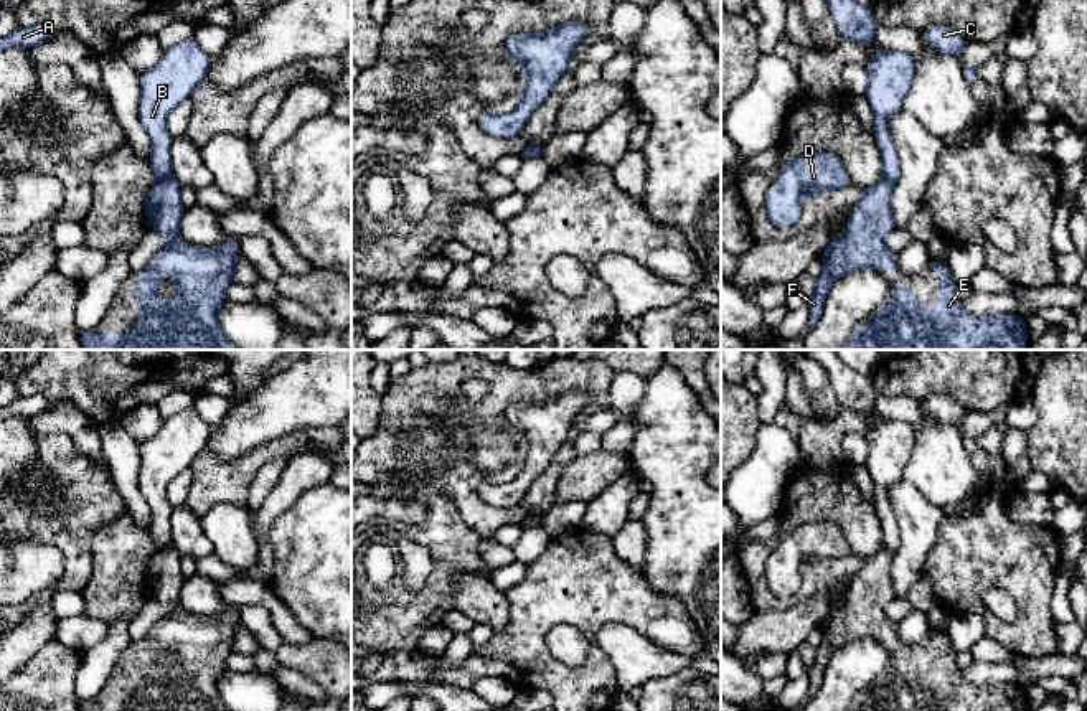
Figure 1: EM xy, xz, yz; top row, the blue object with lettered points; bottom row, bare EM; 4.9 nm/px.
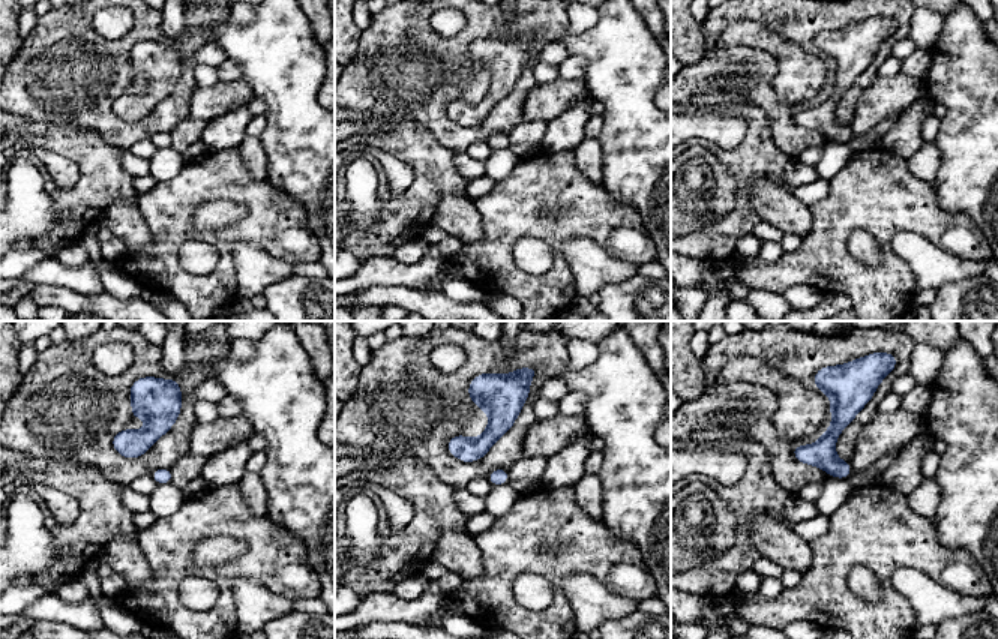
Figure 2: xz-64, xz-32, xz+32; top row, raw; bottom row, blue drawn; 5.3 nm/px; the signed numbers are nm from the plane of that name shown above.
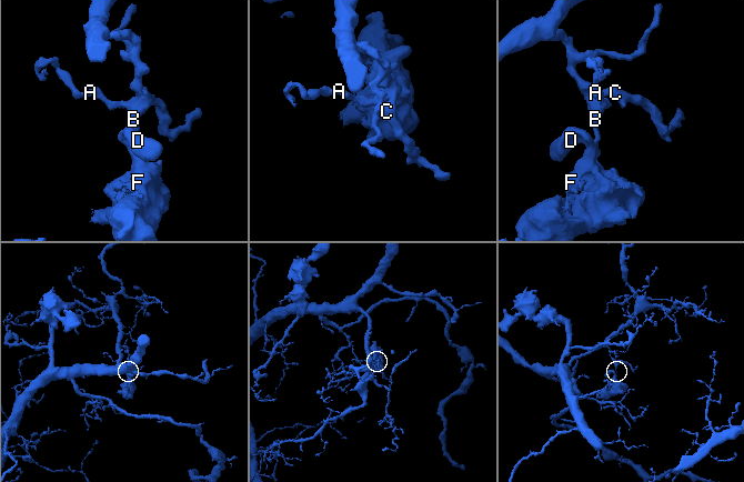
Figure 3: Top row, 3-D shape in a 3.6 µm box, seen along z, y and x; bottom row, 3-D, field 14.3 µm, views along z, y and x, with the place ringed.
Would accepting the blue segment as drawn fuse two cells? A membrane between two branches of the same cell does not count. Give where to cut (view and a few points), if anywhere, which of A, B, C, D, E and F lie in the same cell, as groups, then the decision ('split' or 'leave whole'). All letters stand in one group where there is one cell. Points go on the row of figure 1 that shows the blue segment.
xy (172, 177), (159, 180) | A B C / D E F | split

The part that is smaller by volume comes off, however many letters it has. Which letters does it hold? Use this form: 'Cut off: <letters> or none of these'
Cut off: D, E, F

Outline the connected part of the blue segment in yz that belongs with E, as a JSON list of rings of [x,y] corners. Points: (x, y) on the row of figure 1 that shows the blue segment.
[[[932,261],[929,271],[940,272],[939,304],[927,310],[924,300],[915,297],[909,285],[889,285],[894,295],[868,322],[856,327],[848,340],[848,350],[981,350],[996,345],[1000,350],[1024,350],[1028,343],[1026,322],[1018,313],[990,313],[976,317],[963,308],[957,285],[943,261]]]

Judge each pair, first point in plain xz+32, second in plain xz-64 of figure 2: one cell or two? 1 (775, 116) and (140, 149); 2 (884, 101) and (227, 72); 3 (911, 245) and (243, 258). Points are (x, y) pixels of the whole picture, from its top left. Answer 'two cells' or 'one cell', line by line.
1: two cells
2: two cells
3: one cell

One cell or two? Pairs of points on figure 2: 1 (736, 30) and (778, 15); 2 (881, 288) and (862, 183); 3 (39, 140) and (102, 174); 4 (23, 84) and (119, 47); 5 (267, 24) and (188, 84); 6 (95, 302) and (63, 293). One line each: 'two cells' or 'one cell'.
1: two cells
2: one cell
3: one cell
4: one cell
5: two cells
6: one cell

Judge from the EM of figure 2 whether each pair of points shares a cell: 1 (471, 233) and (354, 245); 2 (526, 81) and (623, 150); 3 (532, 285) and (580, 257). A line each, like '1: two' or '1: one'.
1: two
2: two
3: two

